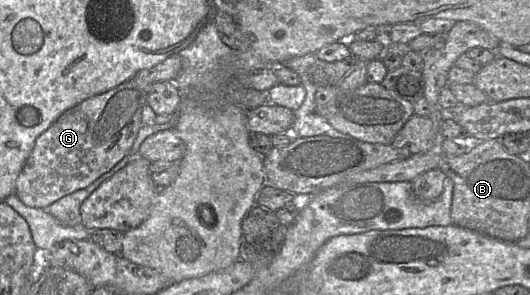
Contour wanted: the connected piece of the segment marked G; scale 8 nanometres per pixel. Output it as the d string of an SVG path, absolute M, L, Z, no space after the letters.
M130 79L63 113L37 138L16 180L17 197L27 206L44 209L111 170L129 153L143 126L142 110L152 84Z

